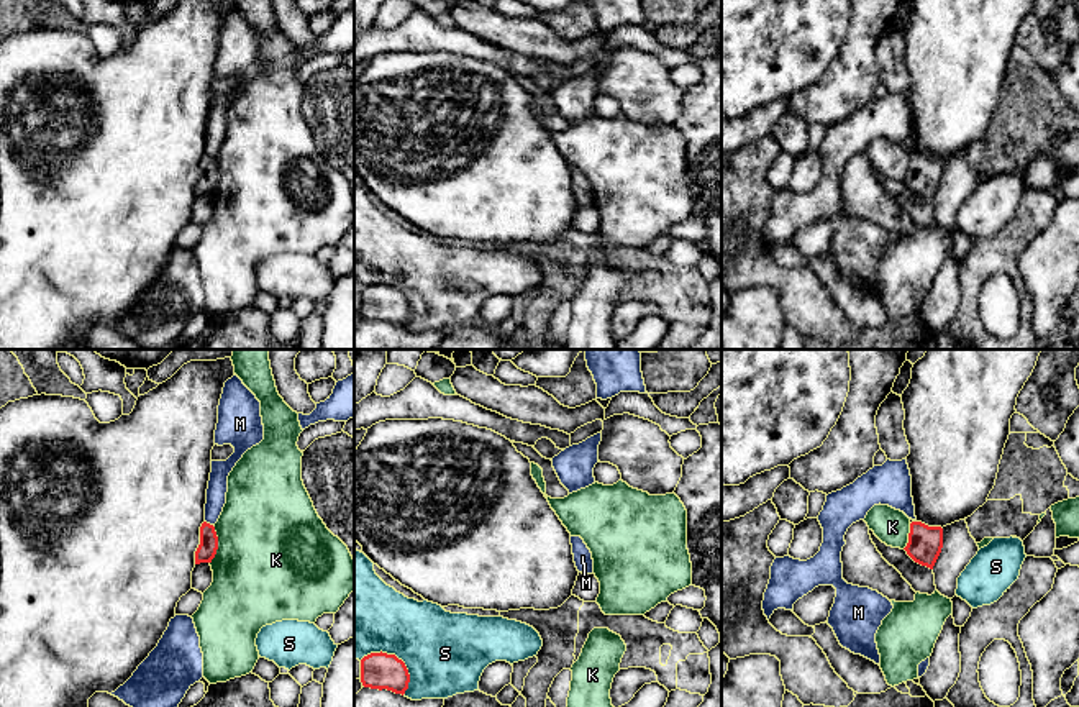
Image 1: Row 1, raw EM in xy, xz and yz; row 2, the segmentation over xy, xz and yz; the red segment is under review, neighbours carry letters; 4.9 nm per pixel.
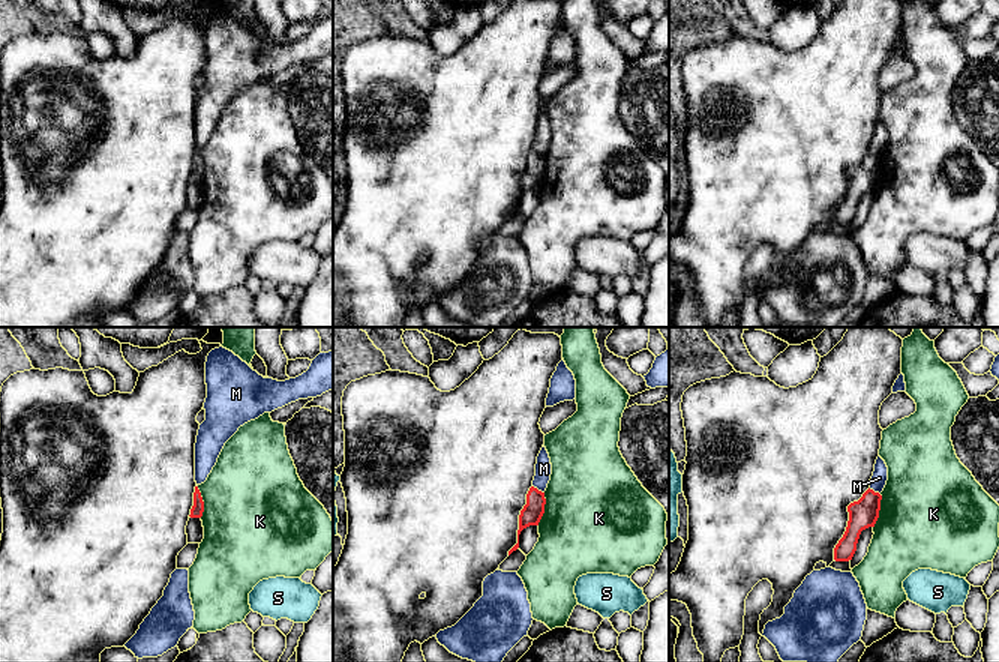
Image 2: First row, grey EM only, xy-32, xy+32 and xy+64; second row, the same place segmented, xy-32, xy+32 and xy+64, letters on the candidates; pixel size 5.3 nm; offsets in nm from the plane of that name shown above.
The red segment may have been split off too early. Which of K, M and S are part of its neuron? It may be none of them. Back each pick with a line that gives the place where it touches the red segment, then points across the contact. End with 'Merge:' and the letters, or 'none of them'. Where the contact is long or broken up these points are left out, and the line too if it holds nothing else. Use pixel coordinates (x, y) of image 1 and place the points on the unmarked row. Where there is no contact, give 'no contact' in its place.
Merge: none of them

